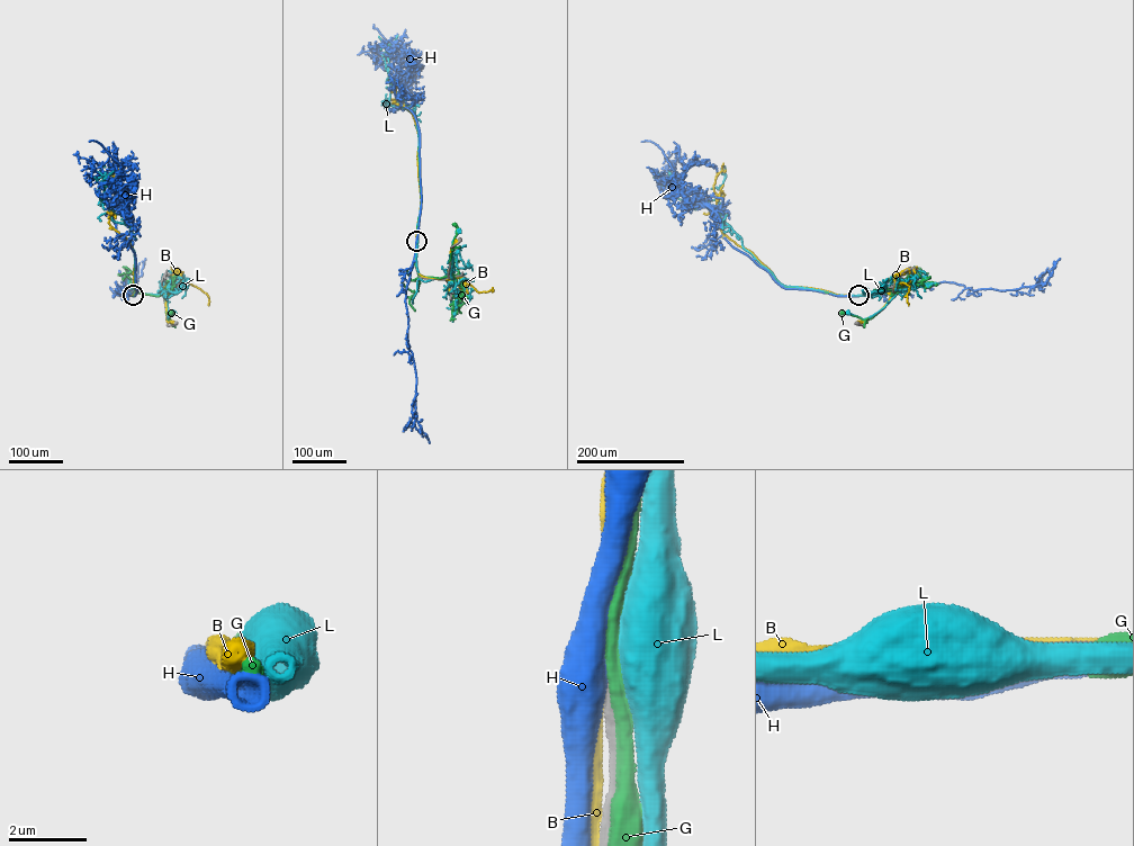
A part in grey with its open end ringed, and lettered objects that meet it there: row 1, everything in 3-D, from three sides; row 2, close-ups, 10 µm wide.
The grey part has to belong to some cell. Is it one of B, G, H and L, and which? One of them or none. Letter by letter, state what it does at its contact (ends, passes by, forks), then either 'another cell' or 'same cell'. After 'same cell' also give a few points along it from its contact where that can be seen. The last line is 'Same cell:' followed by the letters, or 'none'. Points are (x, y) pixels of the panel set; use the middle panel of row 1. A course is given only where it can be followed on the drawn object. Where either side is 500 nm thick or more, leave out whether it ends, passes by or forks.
B: it passes by; another cell
G: it passes by; another cell
H: another cell
L: another cell
Same cell: none

